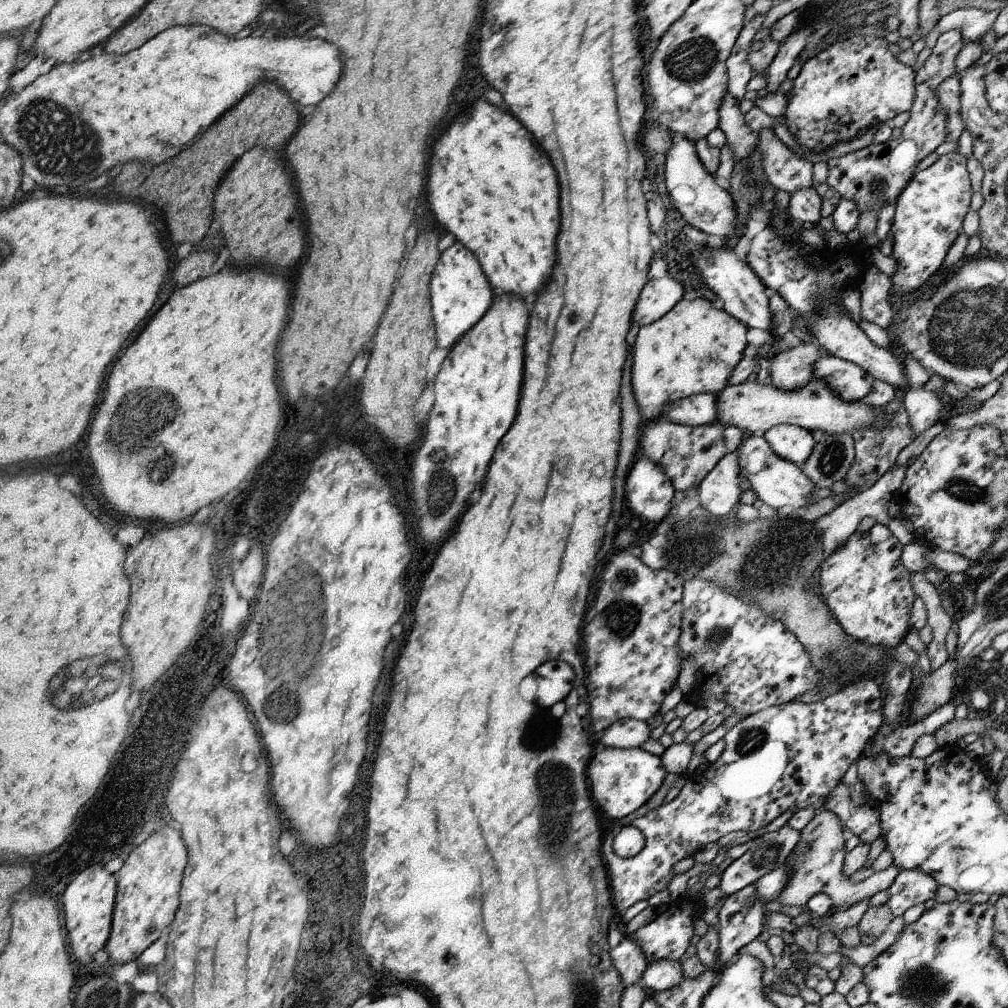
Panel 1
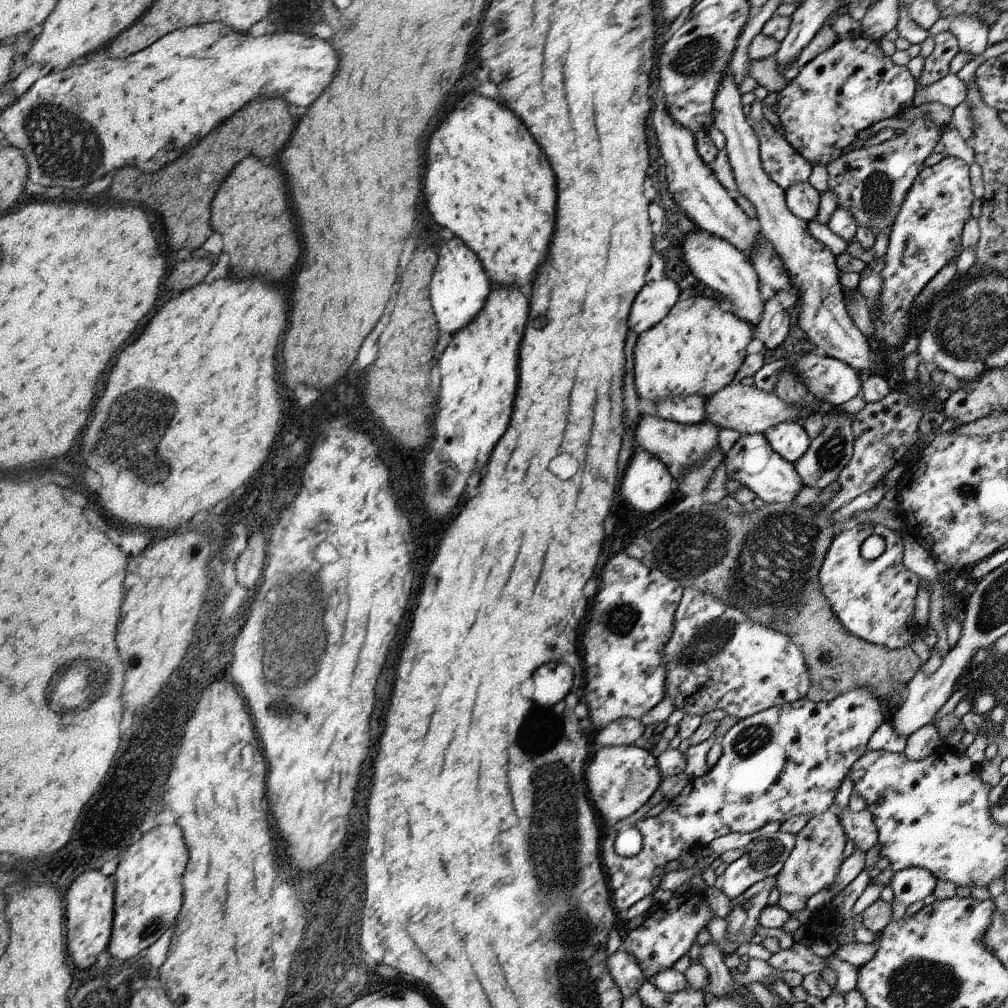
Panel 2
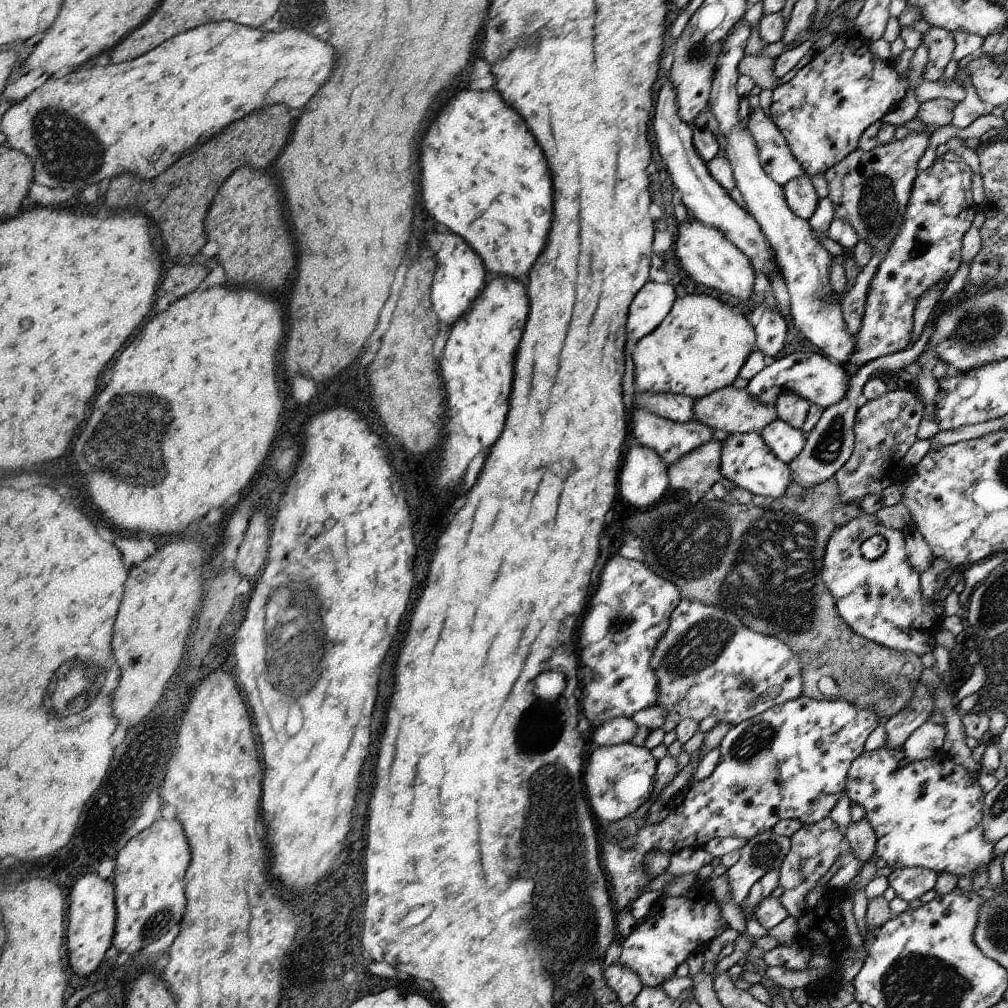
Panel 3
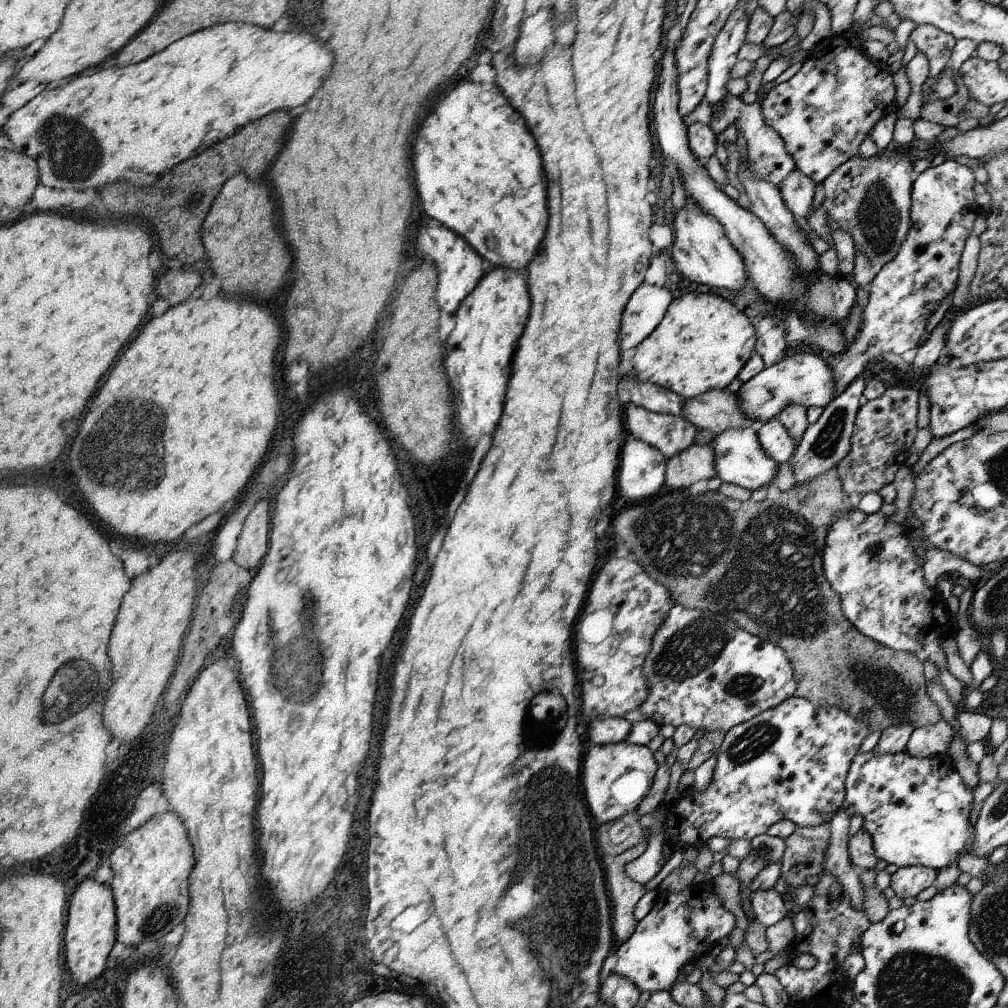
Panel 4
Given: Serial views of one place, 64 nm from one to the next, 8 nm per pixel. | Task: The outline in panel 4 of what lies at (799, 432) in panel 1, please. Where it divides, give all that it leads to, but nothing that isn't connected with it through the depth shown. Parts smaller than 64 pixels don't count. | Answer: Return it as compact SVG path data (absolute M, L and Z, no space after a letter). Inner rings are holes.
M777 418L761 424L757 428L757 438L765 454L771 456L771 460L775 460L777 464L789 462L789 458L795 454L799 446L799 442L793 440L793 434L789 434L789 430Z

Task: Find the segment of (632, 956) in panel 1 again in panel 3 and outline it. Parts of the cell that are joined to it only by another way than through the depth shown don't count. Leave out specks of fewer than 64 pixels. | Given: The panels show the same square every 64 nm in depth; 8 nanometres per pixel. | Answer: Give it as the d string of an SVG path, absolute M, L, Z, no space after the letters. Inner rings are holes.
M613 964L605 970L605 974L607 974L605 980L607 980L609 990L617 994L619 1004L623 1004L623 1006L633 1004L637 994L643 990L643 984L639 982L639 976L633 976L633 972L629 968Z

